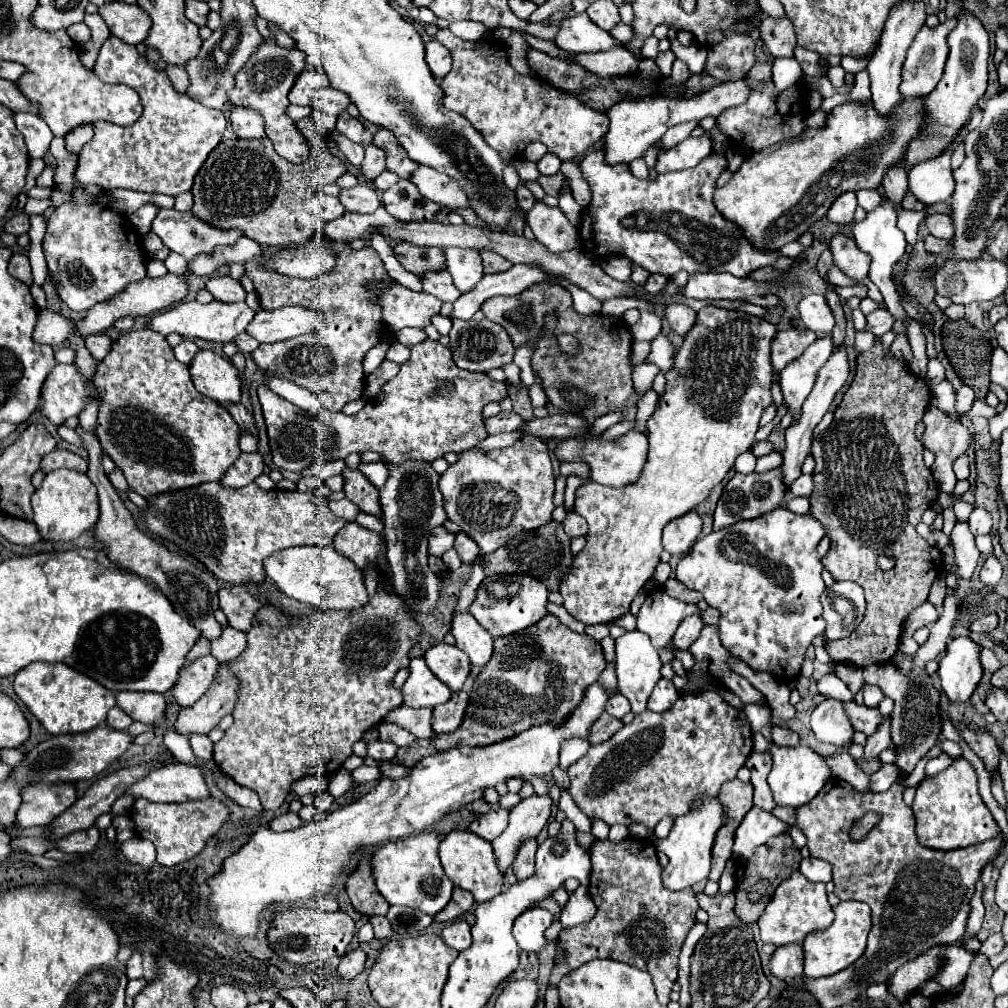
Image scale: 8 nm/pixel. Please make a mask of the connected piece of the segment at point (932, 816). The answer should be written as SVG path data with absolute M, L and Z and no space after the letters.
M957 759L947 771L925 777L915 795L913 813L917 817L917 837L919 843L933 849L955 849L969 847L975 843L983 843L987 839L995 839L995 835L1003 835L991 811L983 803L977 789L977 773L967 759Z

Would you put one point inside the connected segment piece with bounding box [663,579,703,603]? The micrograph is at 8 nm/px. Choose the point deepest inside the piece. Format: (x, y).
(672, 587)

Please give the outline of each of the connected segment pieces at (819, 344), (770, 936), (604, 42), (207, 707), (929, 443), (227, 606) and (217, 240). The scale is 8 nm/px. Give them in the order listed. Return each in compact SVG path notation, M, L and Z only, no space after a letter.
M819 337L801 357L793 359L783 371L781 371L781 391L785 397L787 409L793 413L793 423L799 421L799 413L803 407L803 401L813 389L815 375L821 369L821 365L831 357L833 353L833 339L831 337Z
M797 871L787 881L783 881L769 905L765 907L765 913L759 917L759 929L763 943L773 943L775 947L797 943L801 945L803 939L813 931L825 931L833 921L833 911L827 901L825 885L823 883L809 883L803 879L803 875Z
M585 12L567 17L561 23L561 31L555 43L557 47L573 53L597 53L623 45L611 33L597 27Z
M227 665L219 667L219 683L215 683L203 699L195 705L179 711L175 721L175 731L179 735L207 735L215 729L221 717L229 715L235 707L237 699L237 681L227 669Z
M929 407L923 415L925 431L923 431L923 447L935 455L935 463L931 467L939 489L945 493L953 493L957 477L953 473L953 461L961 455L967 455L973 435L969 427L963 425L959 415L943 415L937 407Z
M223 587L219 589L219 605L227 615L227 625L247 633L253 625L253 615L261 607L257 599L247 591L247 587Z
M175 207L159 209L157 217L153 219L151 231L161 237L161 241L165 243L165 247L169 251L183 255L189 263L201 253L211 255L215 251L215 247L219 247L219 245L235 245L243 237L243 233L239 233L239 231L219 231L217 227L211 227L209 223L203 223L203 219L195 217L193 211L177 211Z

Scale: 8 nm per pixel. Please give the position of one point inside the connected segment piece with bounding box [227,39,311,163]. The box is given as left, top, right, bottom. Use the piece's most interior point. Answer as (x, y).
(270, 73)

